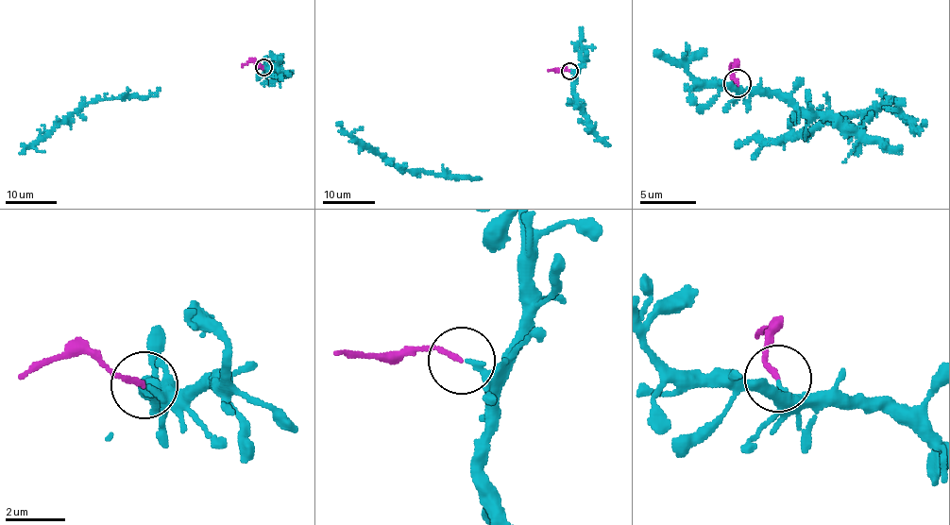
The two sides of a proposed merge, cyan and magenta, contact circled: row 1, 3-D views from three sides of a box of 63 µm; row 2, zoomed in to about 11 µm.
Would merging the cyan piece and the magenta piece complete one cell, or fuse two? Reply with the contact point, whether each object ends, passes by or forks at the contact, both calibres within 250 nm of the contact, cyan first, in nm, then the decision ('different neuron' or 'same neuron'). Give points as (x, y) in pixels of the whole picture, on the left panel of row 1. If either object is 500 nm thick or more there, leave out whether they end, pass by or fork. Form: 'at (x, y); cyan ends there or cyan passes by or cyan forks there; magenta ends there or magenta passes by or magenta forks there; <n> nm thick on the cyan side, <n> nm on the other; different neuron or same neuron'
at (263, 67); cyan ends there; magenta ends there; 190 nm thick on the cyan side, 160 nm on the other; different neuron

